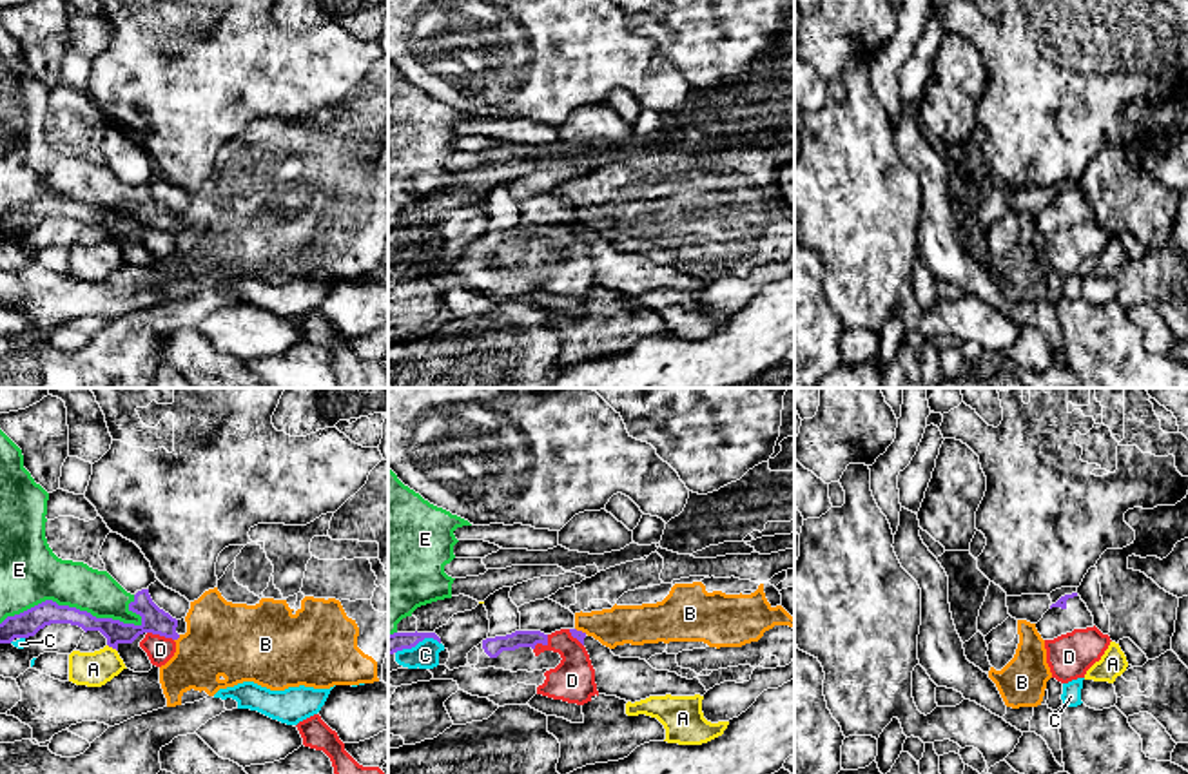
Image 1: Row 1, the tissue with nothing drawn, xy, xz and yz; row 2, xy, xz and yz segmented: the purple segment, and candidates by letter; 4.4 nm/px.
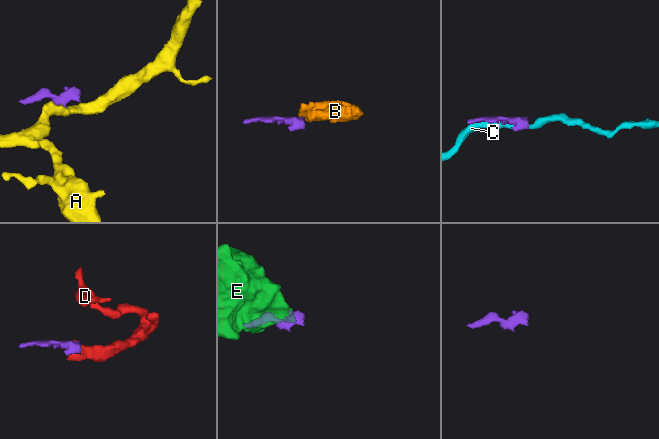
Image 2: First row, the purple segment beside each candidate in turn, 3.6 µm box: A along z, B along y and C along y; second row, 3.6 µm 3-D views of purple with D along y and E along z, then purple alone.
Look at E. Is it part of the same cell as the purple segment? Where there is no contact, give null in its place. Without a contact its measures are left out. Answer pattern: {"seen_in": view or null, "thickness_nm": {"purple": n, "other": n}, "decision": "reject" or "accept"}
{"seen_in": "xy", "thickness_nm": {"purple": 120, "other": 280}, "decision": "accept"}

